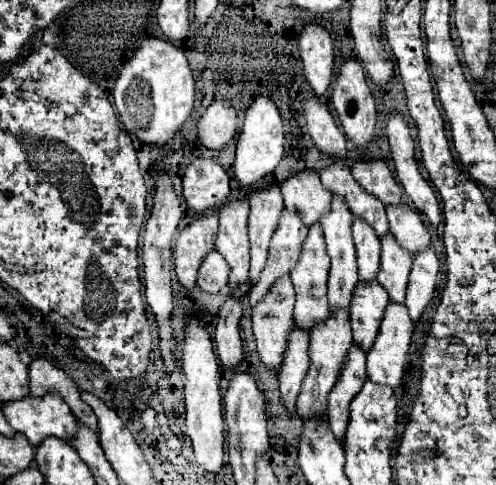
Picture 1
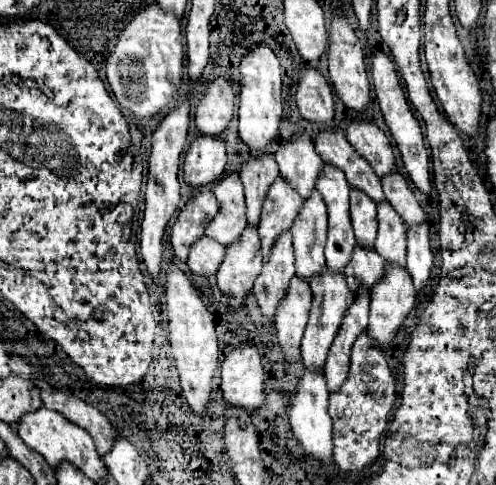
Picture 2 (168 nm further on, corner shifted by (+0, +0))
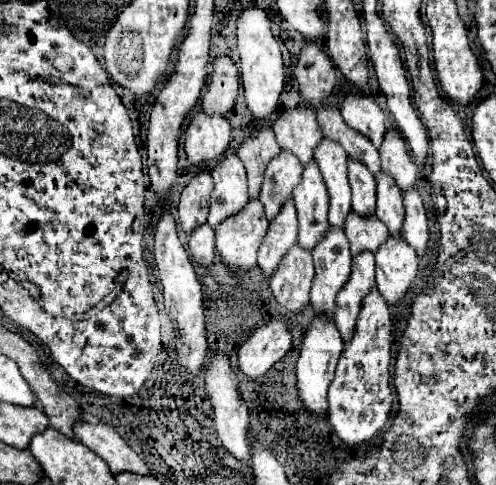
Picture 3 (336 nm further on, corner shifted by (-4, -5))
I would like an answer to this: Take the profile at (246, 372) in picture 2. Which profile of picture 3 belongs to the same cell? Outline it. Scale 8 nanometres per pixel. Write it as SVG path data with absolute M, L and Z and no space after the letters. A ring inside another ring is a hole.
M270 320L258 328L236 352L240 372L250 378L262 378L288 350L292 348L292 336L282 320Z

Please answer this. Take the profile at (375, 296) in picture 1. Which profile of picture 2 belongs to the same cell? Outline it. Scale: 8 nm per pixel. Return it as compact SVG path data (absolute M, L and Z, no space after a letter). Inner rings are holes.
M356 243L354 255L352 255L352 259L350 259L350 263L346 265L346 271L344 271L346 281L352 287L352 291L358 285L372 287L374 283L378 283L382 273L384 273L382 265L384 265L382 257L374 251L374 247L370 247L370 251L362 251L362 247L358 247L358 243Z

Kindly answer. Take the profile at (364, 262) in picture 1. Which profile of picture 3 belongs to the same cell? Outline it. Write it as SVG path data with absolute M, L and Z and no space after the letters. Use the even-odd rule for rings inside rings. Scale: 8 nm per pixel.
M348 160L348 174L352 186L352 210L358 216L374 216L376 212L376 180L362 168L362 164Z

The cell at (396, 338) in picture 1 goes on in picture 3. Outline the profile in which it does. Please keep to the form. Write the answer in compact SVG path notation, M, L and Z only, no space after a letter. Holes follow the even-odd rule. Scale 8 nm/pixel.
M402 238L386 240L376 252L376 288L388 306L398 304L418 274L418 256Z

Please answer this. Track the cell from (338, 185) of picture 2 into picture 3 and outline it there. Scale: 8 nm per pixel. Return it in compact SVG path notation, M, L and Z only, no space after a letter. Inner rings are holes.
M322 140L322 144L318 144L318 148L314 150L314 160L324 176L330 194L330 226L344 230L346 218L352 210L346 152L342 152L340 144L334 144L332 140Z

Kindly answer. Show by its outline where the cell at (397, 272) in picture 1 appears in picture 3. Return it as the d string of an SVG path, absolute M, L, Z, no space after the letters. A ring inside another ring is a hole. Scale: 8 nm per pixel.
M380 172L378 180L378 200L376 200L376 216L388 226L388 232L392 238L402 236L404 226L404 204L402 204L402 192L394 188L394 180Z

